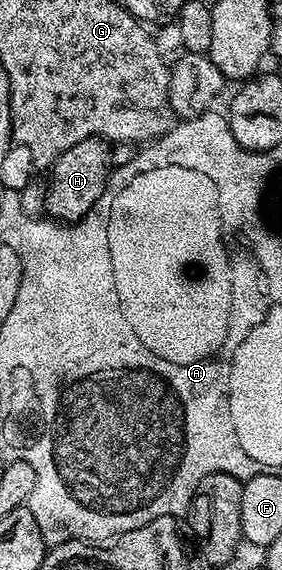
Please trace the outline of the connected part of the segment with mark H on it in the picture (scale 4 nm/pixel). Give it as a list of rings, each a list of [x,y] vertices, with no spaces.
[[[103,137],[82,139],[82,143],[74,143],[70,151],[62,151],[50,170],[52,182],[49,180],[46,185],[47,216],[61,223],[81,221],[90,207],[98,203],[112,168],[112,149]]]

